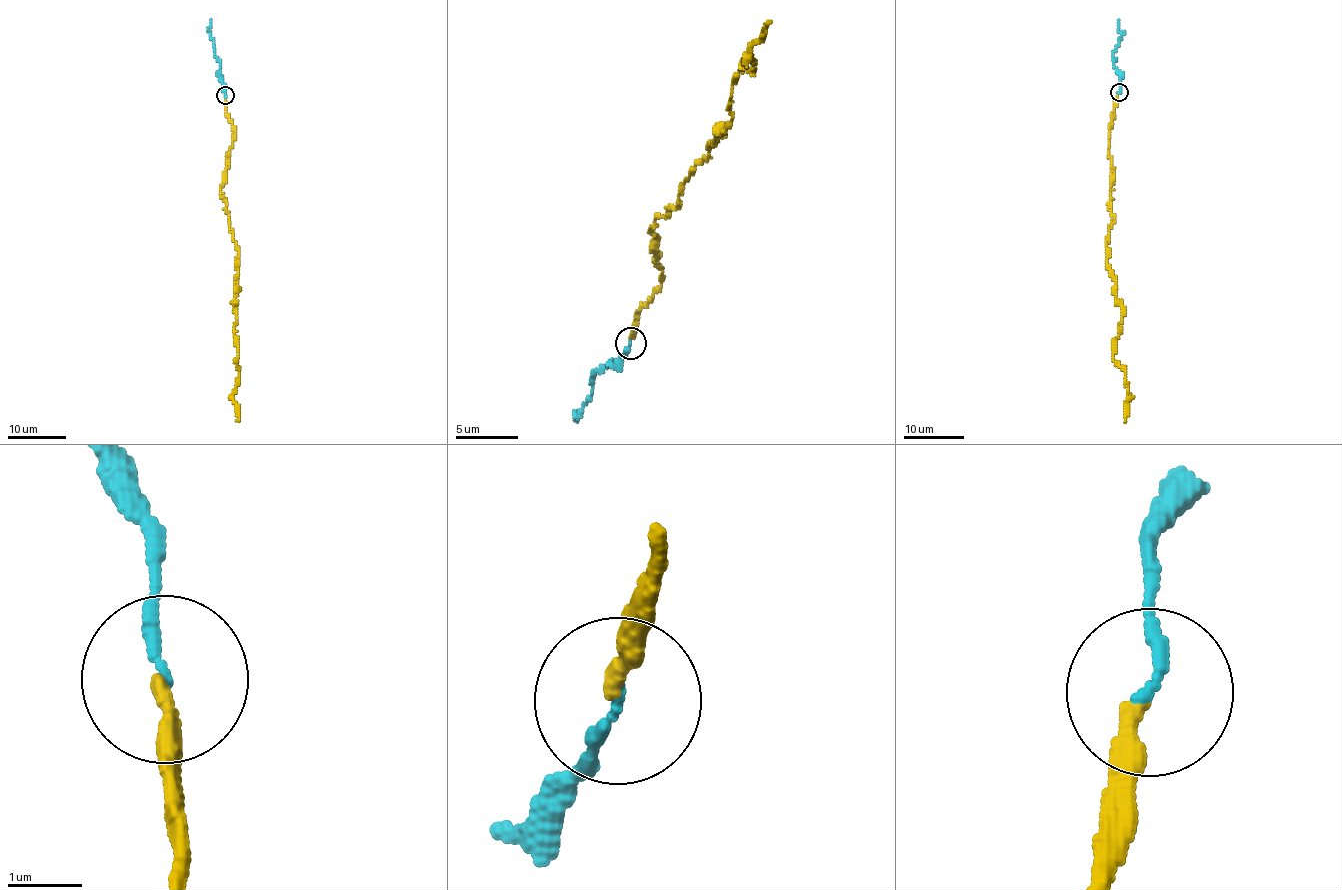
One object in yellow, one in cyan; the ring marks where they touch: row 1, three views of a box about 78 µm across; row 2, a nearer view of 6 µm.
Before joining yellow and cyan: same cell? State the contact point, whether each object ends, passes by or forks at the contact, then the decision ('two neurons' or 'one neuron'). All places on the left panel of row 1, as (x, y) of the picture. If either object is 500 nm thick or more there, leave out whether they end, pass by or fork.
(225, 95) | yellow ends | cyan ends | one neuron

